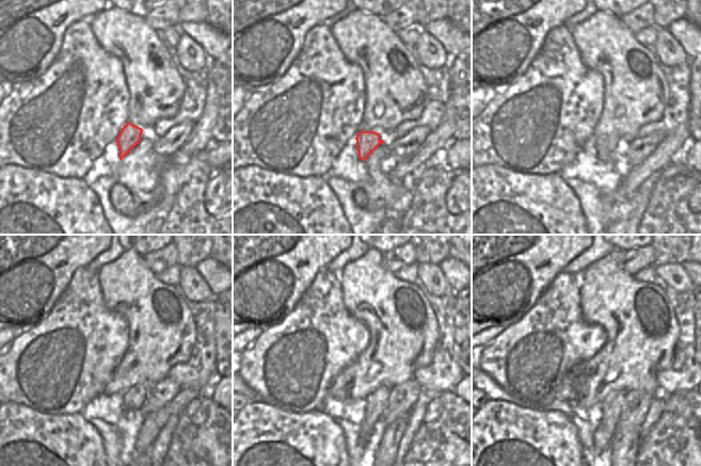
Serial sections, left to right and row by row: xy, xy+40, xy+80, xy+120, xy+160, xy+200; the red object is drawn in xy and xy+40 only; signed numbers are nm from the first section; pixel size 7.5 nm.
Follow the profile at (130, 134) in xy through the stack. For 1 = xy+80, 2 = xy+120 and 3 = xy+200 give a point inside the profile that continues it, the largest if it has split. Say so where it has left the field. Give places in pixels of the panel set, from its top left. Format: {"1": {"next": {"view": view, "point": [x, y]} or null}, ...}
{"1": {"next": {"view": "xy+80", "point": [609, 147]}}, "2": {"next": {"view": "xy+120", "point": [134, 398]}}, "3": {"next": {"view": "xy+200", "point": [612, 404]}}}

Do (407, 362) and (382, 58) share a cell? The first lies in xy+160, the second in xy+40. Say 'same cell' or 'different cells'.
same cell

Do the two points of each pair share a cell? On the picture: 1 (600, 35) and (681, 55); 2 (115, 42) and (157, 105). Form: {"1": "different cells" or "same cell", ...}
{"1": "different cells", "2": "same cell"}

